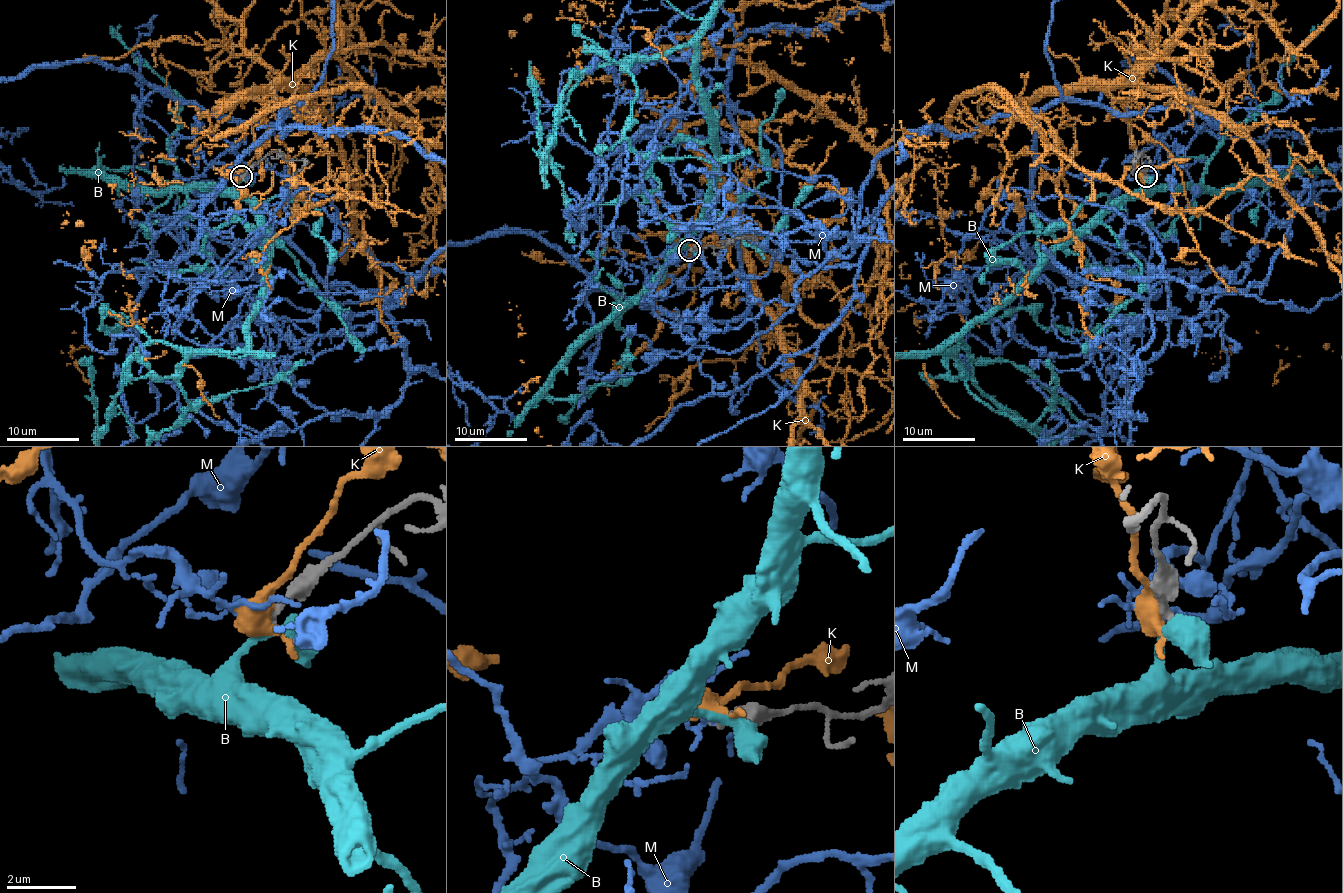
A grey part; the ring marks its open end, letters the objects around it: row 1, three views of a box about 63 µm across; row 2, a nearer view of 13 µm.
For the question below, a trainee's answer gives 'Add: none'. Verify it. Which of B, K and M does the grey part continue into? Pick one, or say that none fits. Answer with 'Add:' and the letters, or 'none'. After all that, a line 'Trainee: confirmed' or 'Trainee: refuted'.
Add: none
Trainee: confirmed

